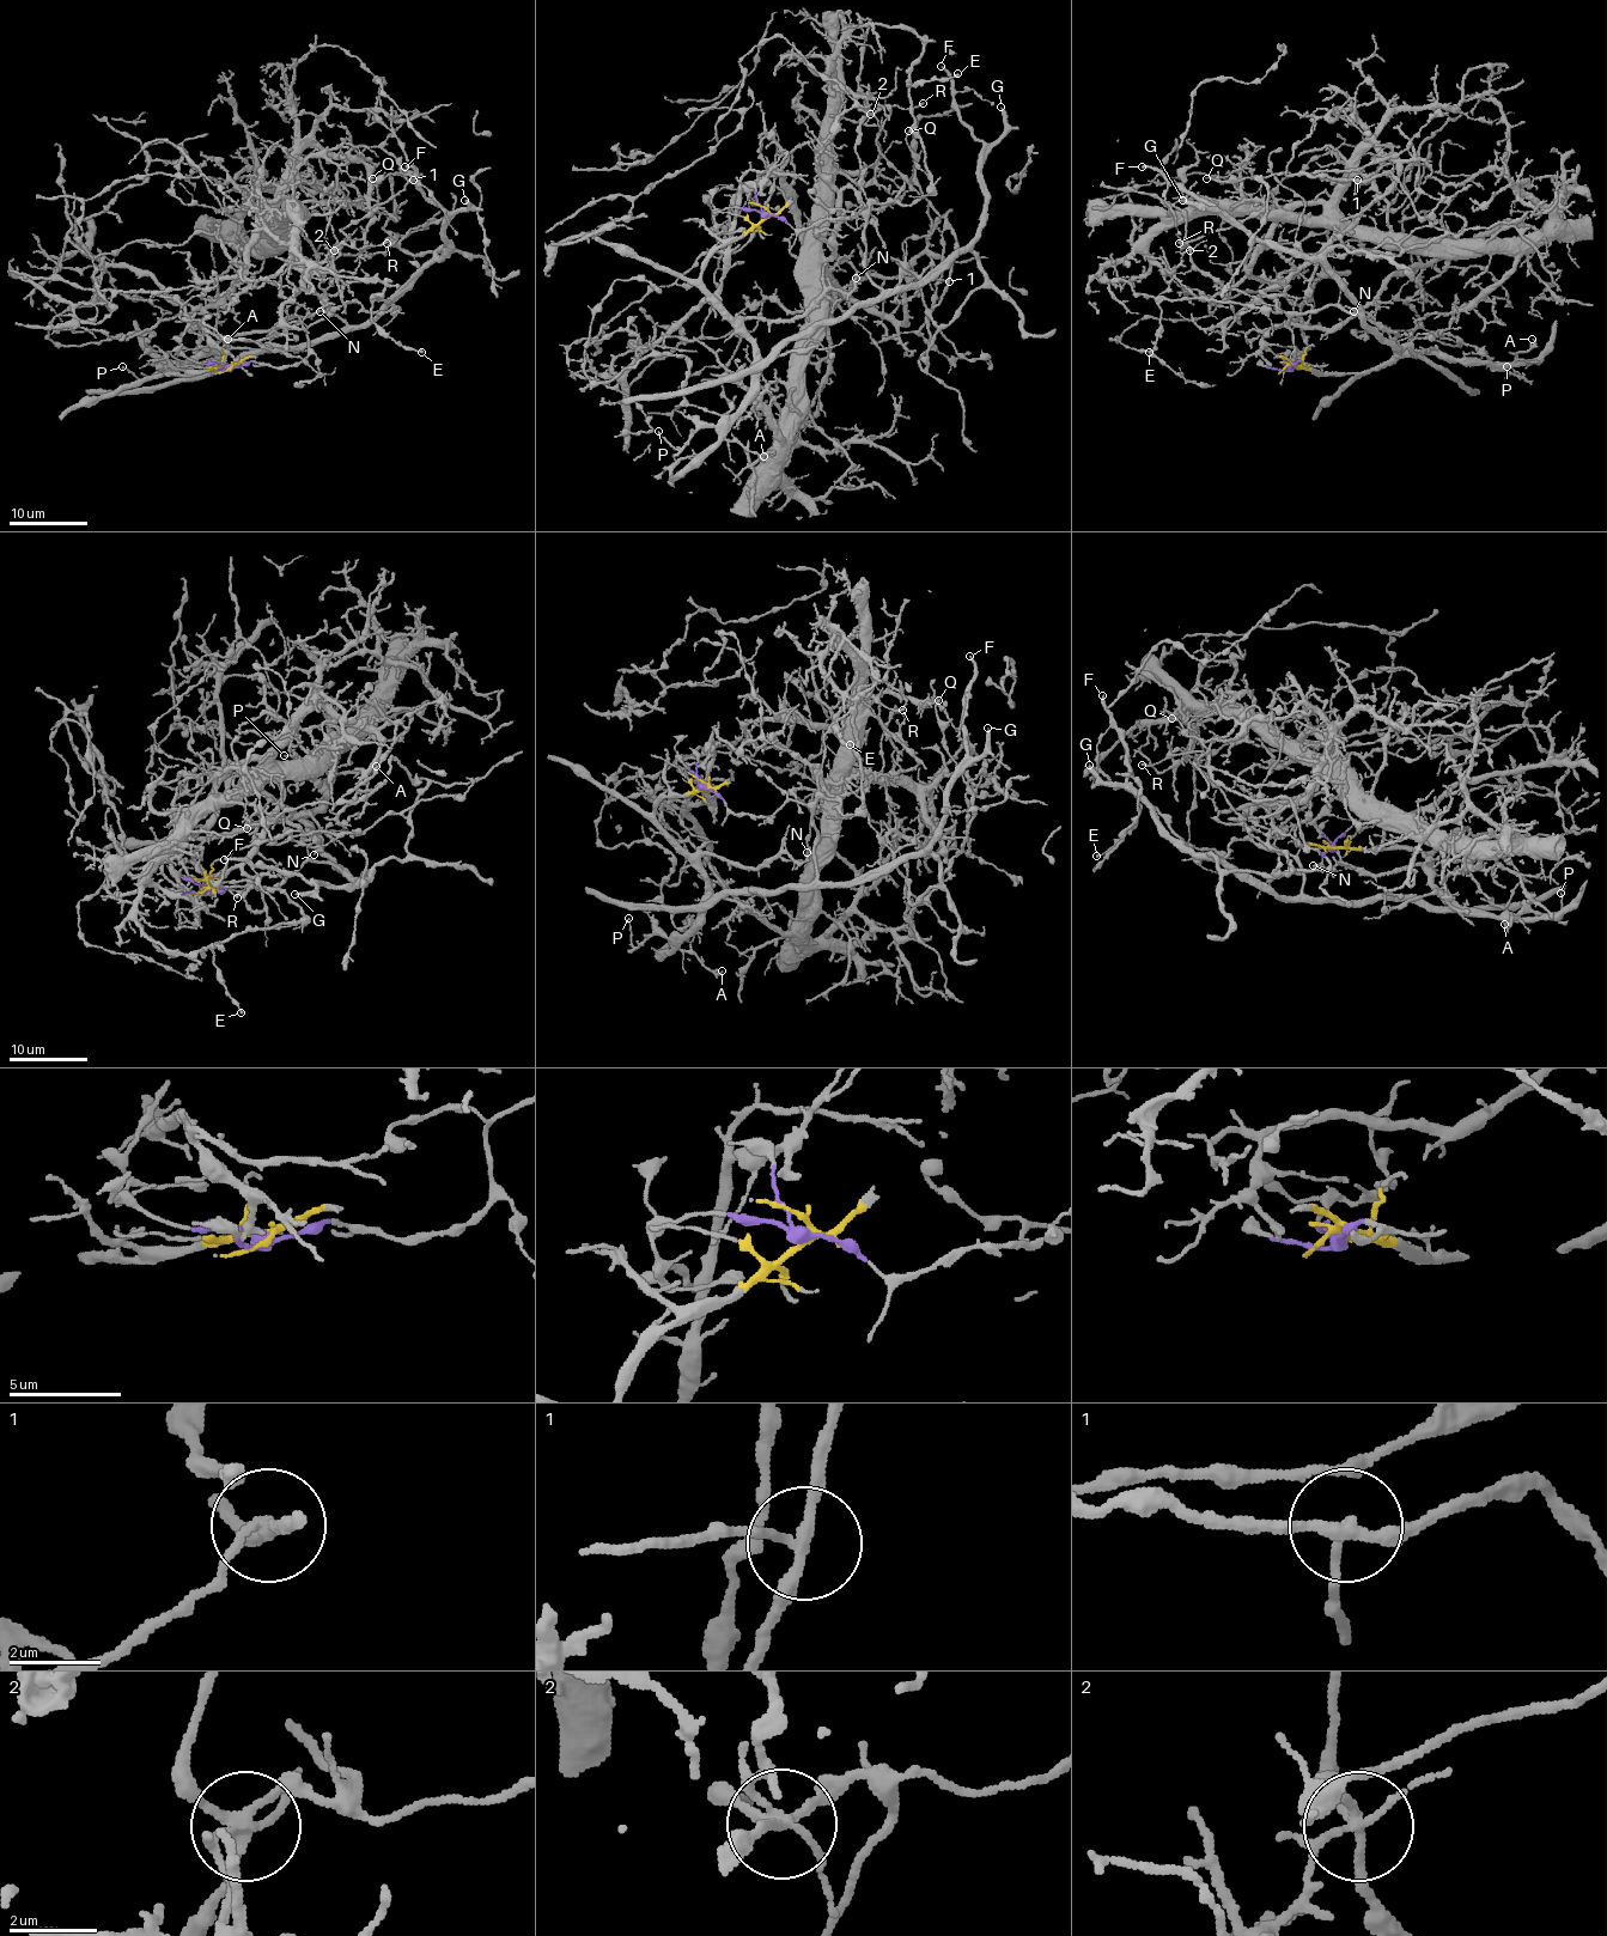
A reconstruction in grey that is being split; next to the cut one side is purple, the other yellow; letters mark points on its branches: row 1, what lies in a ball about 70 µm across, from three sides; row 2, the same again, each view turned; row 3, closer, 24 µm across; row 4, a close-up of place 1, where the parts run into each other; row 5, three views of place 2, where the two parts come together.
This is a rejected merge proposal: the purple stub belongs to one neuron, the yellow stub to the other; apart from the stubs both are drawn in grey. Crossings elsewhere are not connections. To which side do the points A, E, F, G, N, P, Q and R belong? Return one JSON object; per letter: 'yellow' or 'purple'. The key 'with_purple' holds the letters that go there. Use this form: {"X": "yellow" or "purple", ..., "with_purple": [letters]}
{"A": "yellow", "E": "purple", "F": "purple", "G": "purple", "N": "yellow", "P": "yellow", "Q": "purple", "R": "purple", "with_purple": ["E", "F", "G", "Q", "R"]}

